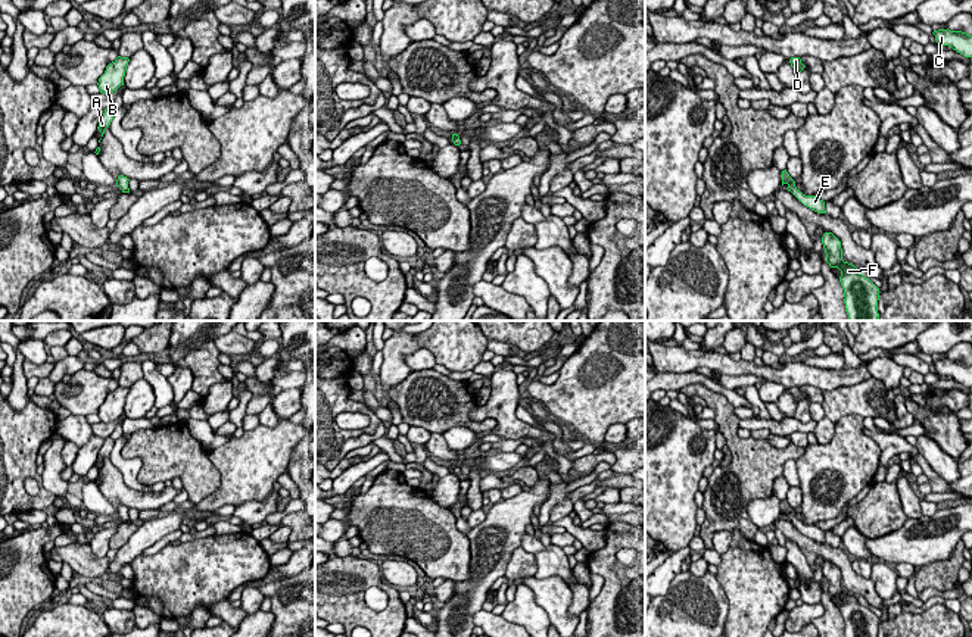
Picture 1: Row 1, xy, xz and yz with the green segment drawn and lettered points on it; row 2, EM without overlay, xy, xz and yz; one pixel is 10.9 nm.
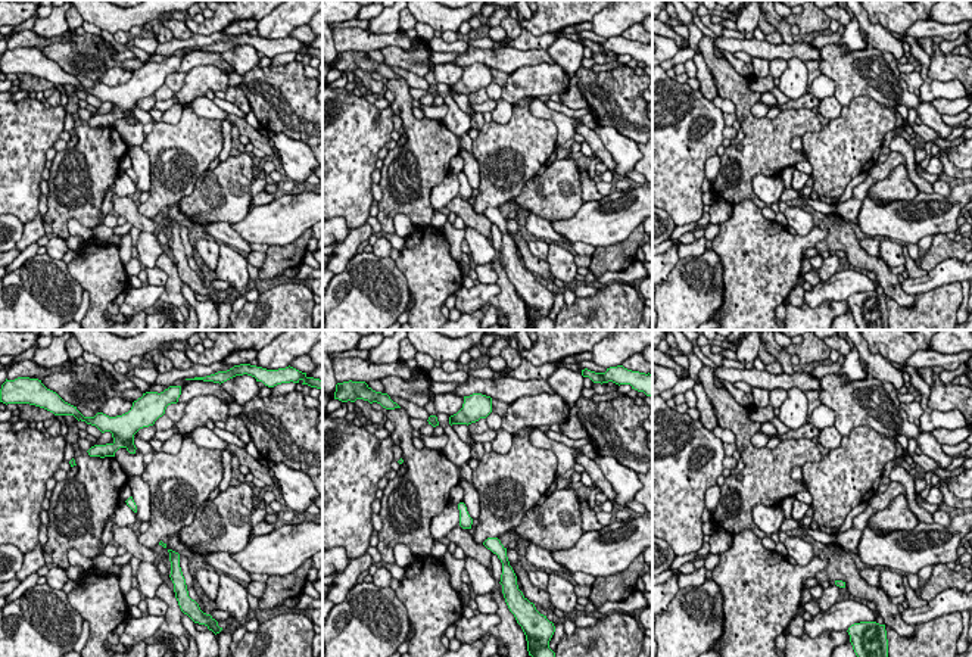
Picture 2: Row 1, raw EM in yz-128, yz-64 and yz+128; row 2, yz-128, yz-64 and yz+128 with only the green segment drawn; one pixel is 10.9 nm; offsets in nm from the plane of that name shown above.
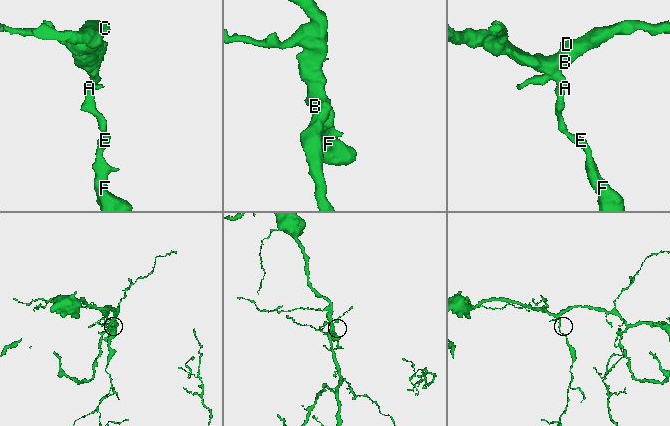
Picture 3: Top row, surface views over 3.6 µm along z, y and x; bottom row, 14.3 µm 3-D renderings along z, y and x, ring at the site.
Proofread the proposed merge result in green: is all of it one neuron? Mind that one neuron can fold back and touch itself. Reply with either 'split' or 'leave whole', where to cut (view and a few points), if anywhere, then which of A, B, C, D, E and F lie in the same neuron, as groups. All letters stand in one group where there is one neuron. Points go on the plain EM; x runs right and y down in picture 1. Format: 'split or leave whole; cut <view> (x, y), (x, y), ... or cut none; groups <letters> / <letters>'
leave whole; cut none; groups A B C D E F

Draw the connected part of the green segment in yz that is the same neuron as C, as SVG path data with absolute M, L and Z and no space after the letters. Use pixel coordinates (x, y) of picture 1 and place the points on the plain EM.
M938 359L932 362L940 375L948 375L965 387L972 387L972 365L962 360Z

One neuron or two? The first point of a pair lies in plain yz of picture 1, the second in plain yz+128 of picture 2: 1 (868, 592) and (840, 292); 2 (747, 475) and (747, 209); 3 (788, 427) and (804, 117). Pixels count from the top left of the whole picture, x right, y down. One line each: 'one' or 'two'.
1: two
2: two
3: two

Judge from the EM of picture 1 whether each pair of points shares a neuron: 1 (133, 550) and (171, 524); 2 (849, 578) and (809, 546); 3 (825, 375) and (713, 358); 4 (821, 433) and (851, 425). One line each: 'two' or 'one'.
1: one
2: one
3: one
4: two

